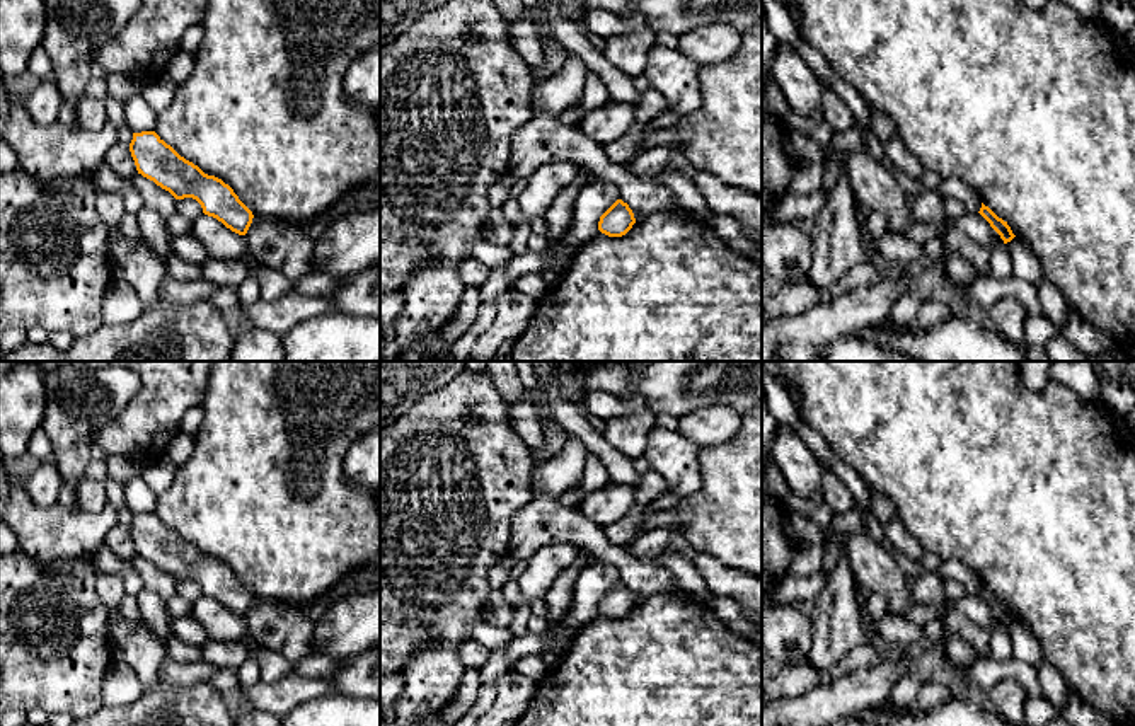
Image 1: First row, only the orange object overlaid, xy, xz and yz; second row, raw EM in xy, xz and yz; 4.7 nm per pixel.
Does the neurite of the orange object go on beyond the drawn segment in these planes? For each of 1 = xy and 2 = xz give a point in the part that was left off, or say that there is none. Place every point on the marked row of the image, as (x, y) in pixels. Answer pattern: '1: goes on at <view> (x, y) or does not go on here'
1: does not go on here
2: does not go on here

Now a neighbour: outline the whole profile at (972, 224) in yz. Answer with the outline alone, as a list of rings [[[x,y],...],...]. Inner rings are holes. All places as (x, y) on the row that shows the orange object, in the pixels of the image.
[[[966,213],[965,216],[954,220],[954,227],[965,232],[977,244],[983,245],[987,251],[992,251],[997,244],[1004,244],[1000,235],[980,213]]]

